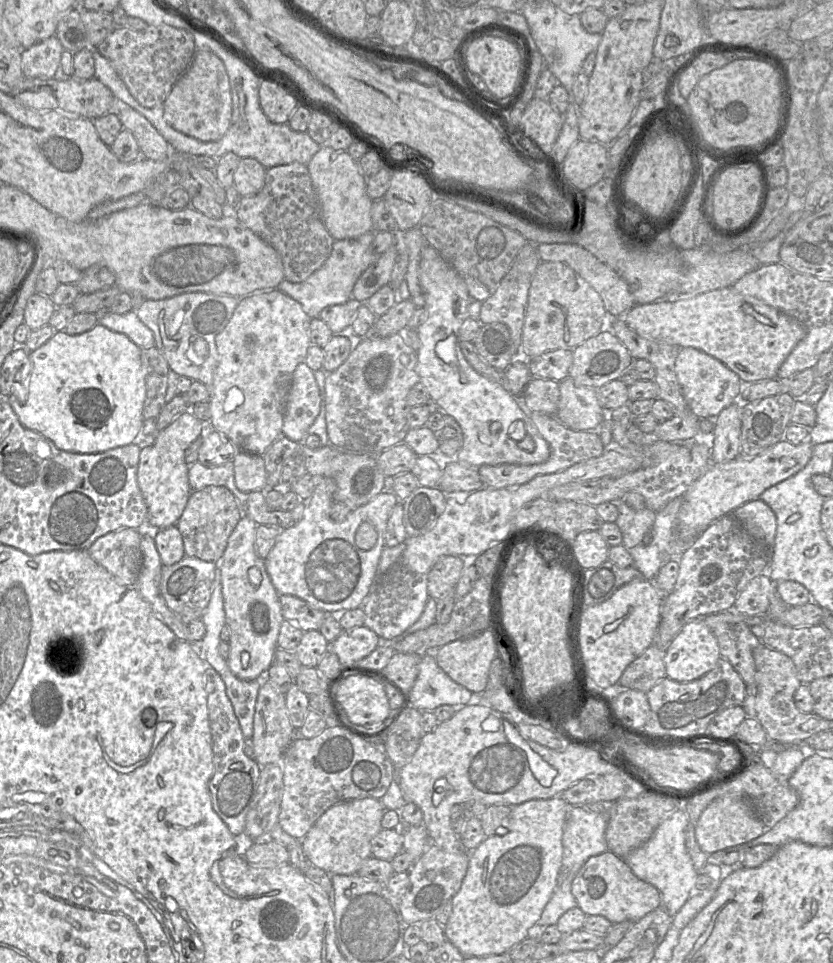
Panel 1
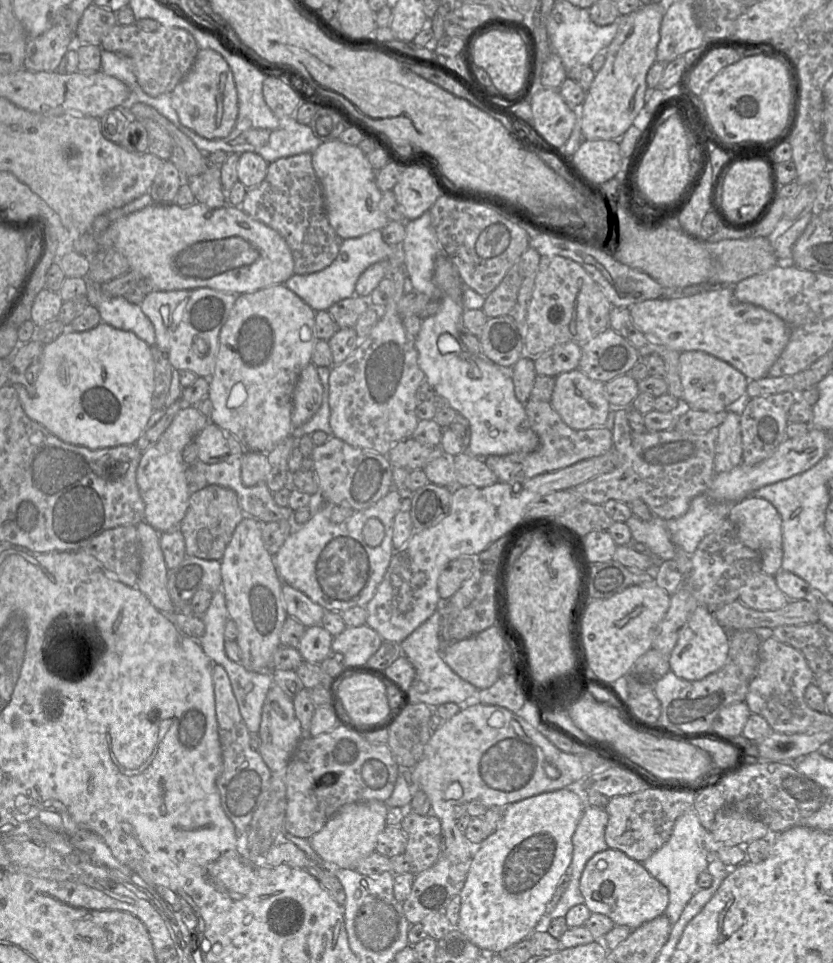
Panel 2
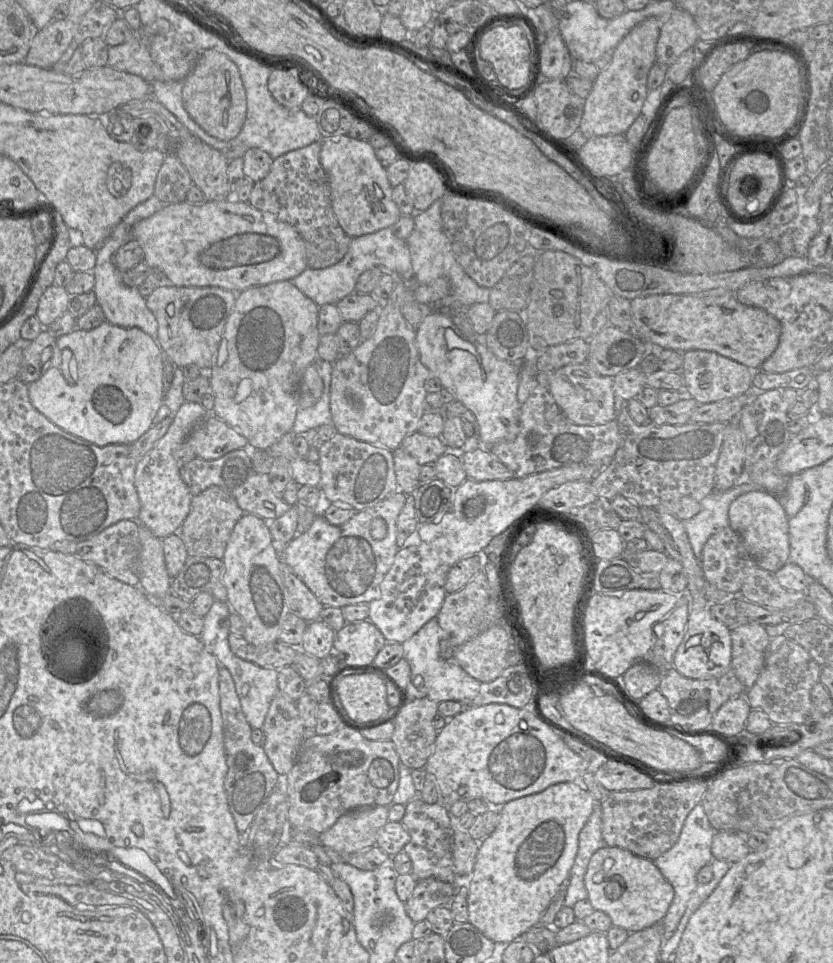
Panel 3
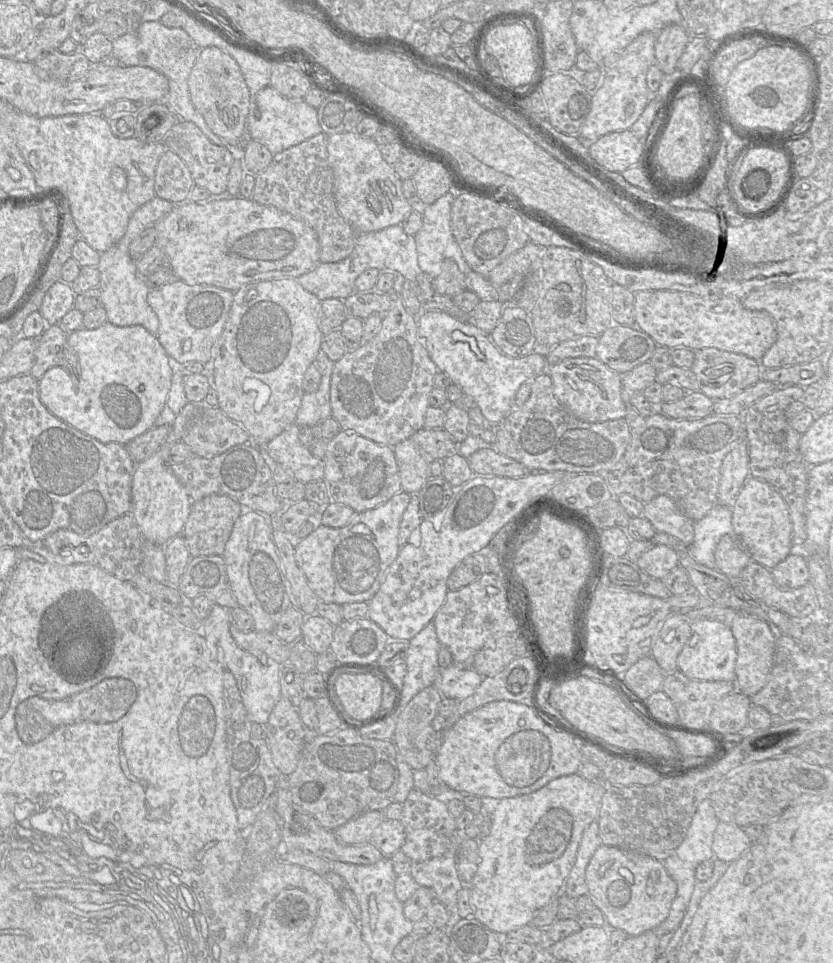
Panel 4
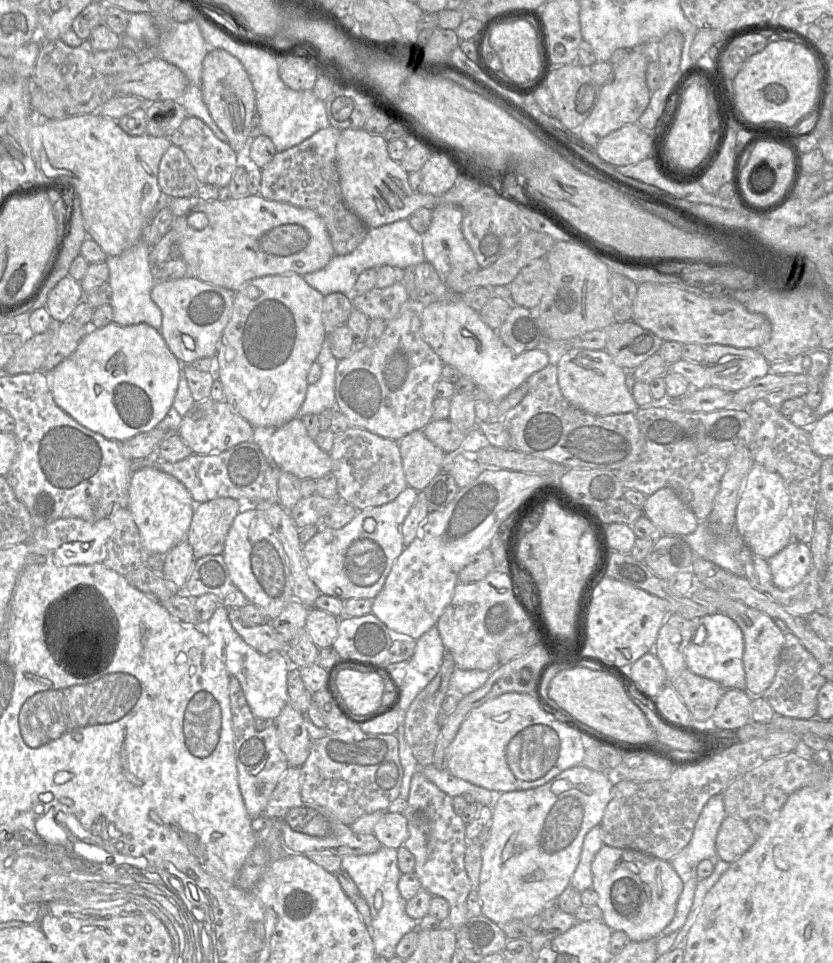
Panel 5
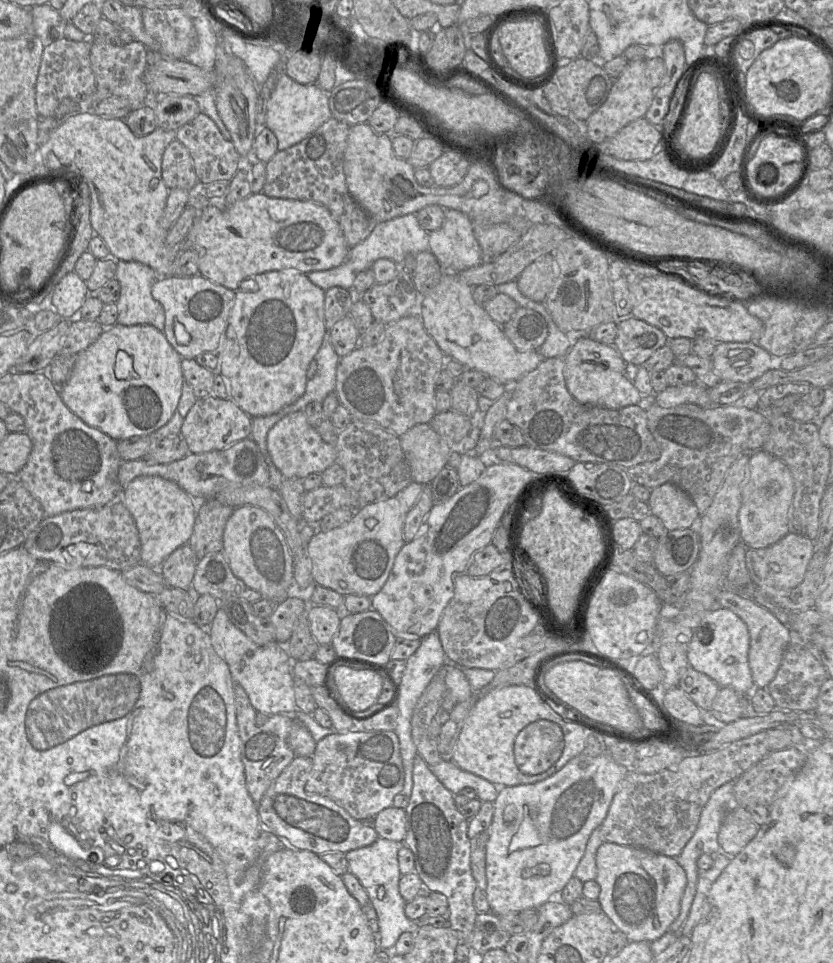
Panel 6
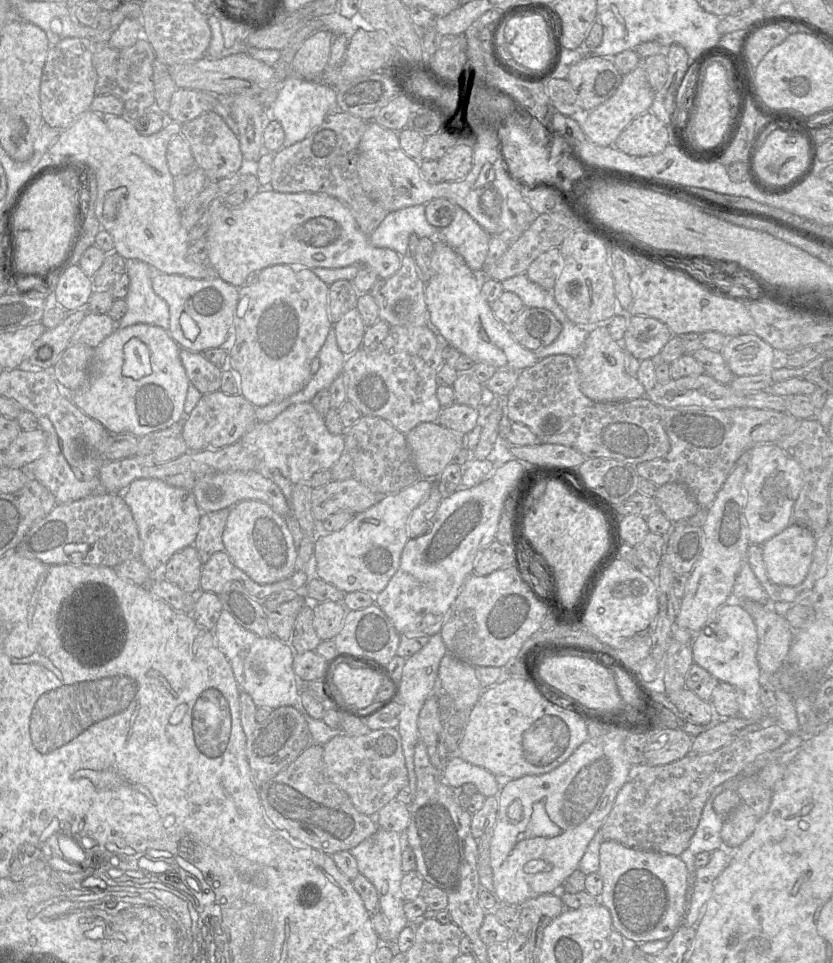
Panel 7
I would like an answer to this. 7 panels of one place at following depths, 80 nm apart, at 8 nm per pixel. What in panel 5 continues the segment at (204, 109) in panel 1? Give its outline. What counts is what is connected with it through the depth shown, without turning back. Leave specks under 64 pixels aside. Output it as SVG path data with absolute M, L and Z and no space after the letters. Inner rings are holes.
M210 49L202 64L202 97L213 121L227 136L231 148L238 152L249 139L250 126L256 114L256 95L241 62L224 49Z

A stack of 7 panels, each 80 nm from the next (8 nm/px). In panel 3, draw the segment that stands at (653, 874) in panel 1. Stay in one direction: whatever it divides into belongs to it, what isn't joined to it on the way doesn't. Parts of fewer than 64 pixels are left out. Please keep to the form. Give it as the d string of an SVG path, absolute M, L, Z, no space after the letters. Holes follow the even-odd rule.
M701 804L696 805L687 816L677 842L653 862L662 875L674 888L673 901L661 921L664 939L672 934L685 913L688 902L697 887L697 874L700 869L713 861L712 841L715 830L711 826Z

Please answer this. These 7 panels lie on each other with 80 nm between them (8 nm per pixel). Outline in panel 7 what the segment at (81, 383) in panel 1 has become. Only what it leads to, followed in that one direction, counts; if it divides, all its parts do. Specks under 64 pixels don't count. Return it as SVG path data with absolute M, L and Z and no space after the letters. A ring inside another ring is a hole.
M140 323L125 328L118 327L94 349L94 356L90 365L88 378L81 388L73 390L71 401L87 416L100 422L106 430L112 434L128 433L139 438L152 432L165 429L183 419L185 416L184 403L190 381L180 359L180 349L179 345L171 337L169 331L159 326Z

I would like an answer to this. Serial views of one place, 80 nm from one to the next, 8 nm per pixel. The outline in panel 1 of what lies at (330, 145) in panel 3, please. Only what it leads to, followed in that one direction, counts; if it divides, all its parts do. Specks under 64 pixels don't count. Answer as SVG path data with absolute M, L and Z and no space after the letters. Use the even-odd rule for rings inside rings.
M321 145L307 167L319 199L322 221L334 240L356 238L373 231L370 215L373 201L366 192L367 178L360 171L358 162L347 151Z

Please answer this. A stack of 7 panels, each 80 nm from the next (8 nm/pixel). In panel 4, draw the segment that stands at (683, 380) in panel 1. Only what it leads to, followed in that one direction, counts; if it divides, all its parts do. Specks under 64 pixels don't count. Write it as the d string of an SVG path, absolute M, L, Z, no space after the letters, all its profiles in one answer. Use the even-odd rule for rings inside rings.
M717 348L693 351L695 355L690 369L697 377L699 391L711 399L732 397L761 380L763 368L758 360Z

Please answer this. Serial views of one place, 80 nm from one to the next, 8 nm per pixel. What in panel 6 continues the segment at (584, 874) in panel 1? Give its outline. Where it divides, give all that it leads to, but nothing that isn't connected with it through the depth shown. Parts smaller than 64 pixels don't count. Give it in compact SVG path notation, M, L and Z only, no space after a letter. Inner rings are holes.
M604 842L596 853L596 882L600 886L598 902L601 910L622 931L629 941L652 942L663 936L680 913L681 900L687 885L684 869L676 858L654 853L642 848Z

